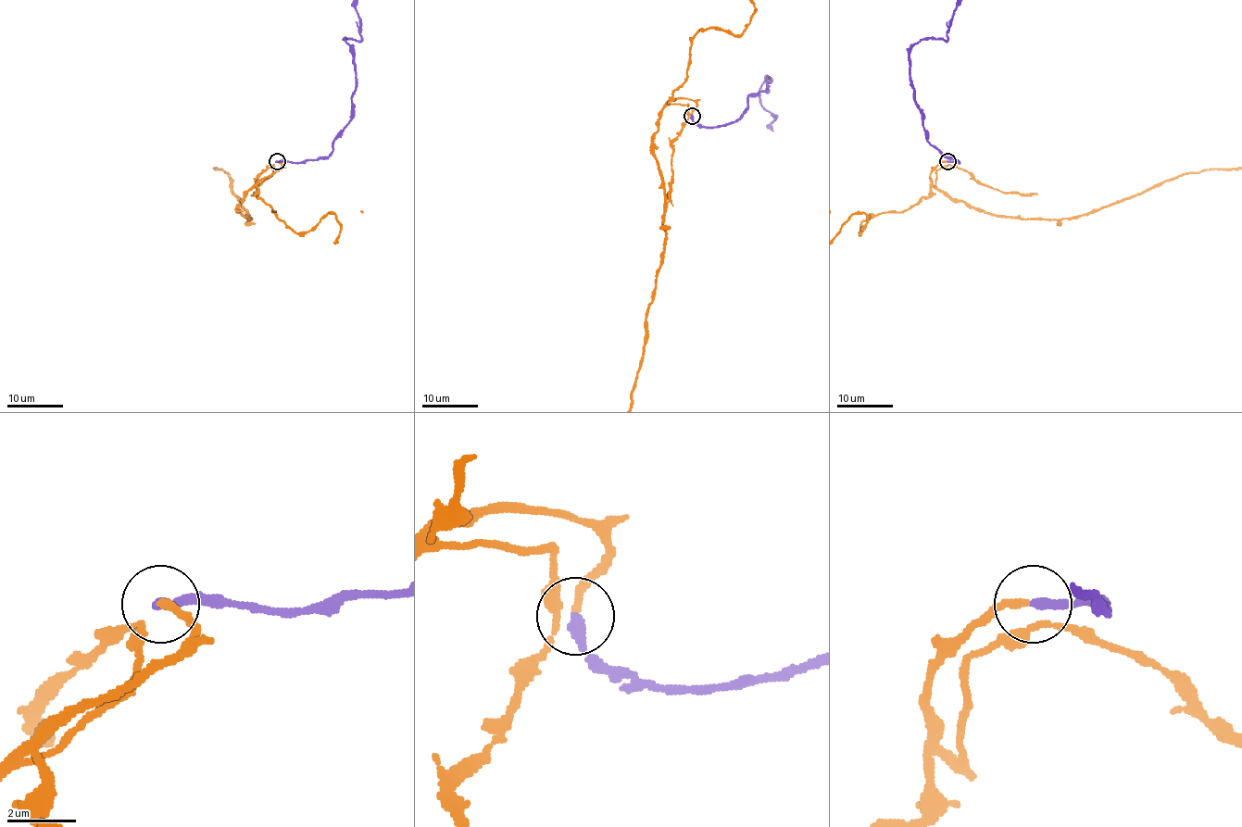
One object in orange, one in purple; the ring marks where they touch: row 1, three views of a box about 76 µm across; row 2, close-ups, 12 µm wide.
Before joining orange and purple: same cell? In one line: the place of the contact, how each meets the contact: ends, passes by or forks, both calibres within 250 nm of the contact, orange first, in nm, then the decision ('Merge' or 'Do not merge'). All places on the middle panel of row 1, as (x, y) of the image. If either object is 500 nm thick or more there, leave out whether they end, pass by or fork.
Place: (692, 116). At the ring orange forks. At the ring purple ends. Thickness 130 nm (orange) against 300 nm. Merge

